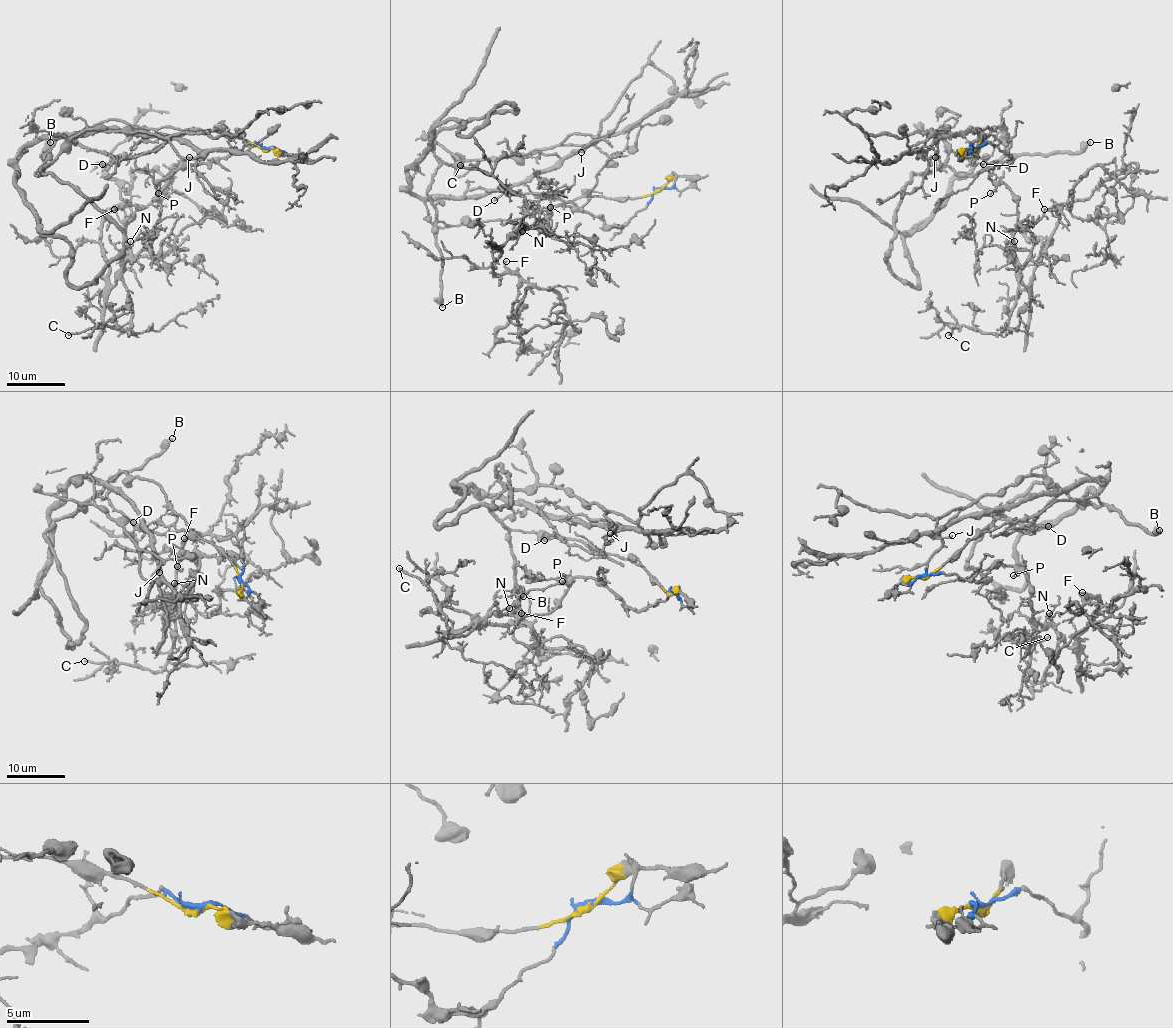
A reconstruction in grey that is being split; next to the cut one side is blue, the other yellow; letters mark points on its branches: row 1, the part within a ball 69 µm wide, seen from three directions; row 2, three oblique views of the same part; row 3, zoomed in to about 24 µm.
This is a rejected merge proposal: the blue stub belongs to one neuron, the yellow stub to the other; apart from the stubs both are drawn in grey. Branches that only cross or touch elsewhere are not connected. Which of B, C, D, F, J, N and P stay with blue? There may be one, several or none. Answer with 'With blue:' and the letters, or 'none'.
With blue: C, F, N, P

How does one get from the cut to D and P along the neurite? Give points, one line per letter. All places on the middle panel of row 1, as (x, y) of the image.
D: (658, 189), (646, 196), (582, 196), (549, 207), (552, 196), (539, 193), (504, 192), (493, 201)
P: (658, 189), (645, 207), (620, 227), (609, 227), (597, 217), (559, 205), (552, 212), (550, 207)

